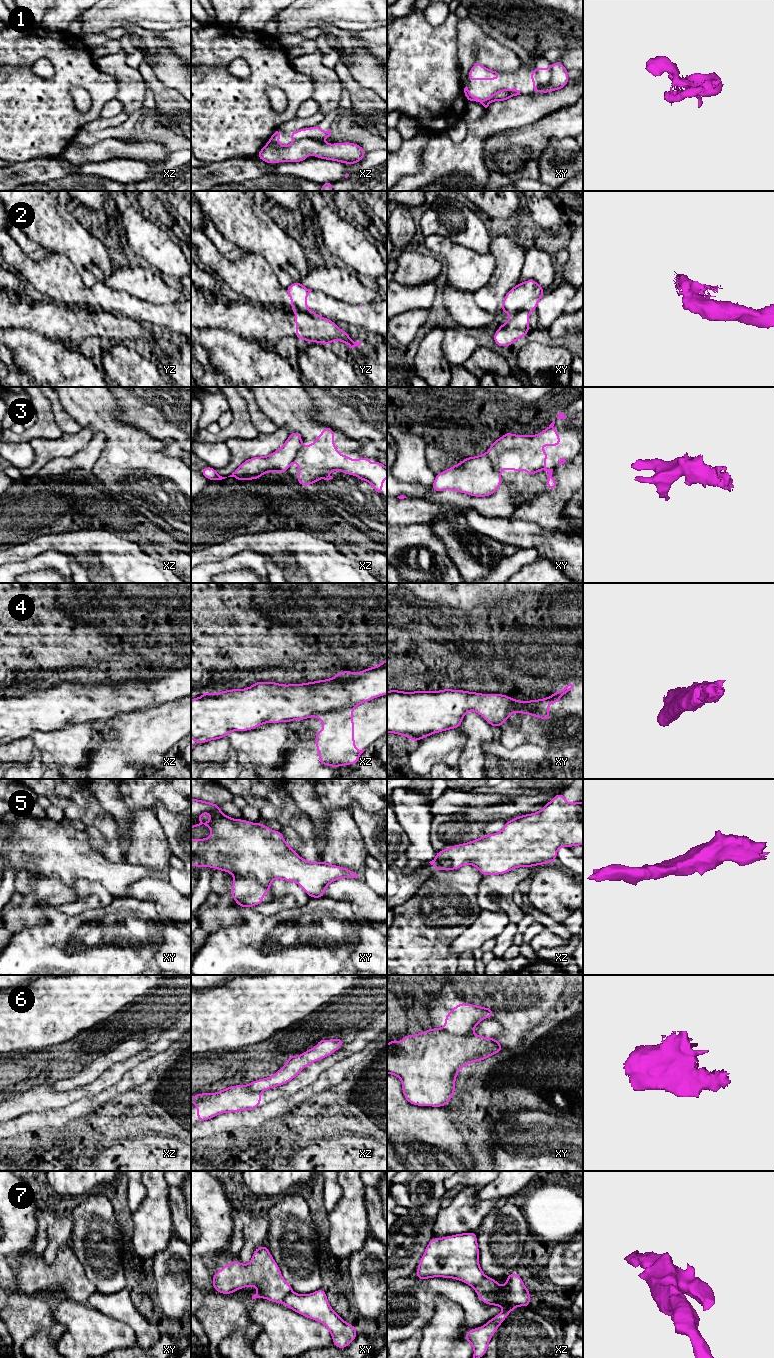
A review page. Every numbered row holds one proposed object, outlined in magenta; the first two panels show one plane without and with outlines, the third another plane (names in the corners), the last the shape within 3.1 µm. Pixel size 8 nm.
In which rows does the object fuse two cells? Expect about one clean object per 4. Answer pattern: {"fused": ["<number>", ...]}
{"fused": ["1", "2", "3", "4", "5", "6", "7"]}

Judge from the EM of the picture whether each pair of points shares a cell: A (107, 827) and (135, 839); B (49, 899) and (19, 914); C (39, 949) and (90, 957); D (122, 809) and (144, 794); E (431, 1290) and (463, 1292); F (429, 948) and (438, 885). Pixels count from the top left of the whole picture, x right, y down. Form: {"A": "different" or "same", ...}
{"A": "different", "B": "same", "C": "same", "D": "different", "E": "same", "F": "same"}

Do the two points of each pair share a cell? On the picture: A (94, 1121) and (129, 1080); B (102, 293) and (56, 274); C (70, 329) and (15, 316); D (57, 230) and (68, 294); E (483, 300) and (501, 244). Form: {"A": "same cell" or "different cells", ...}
{"A": "different cells", "B": "same cell", "C": "same cell", "D": "different cells", "E": "same cell"}

